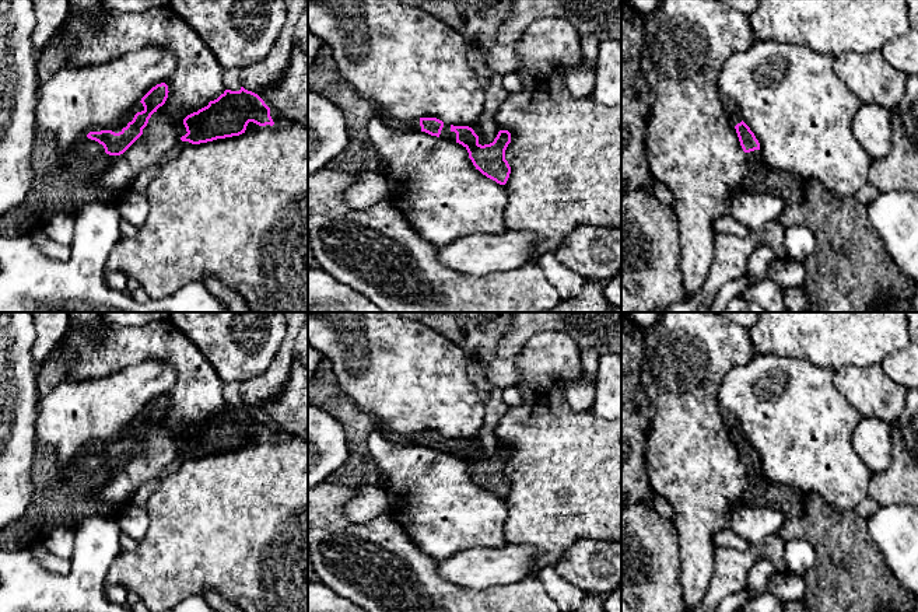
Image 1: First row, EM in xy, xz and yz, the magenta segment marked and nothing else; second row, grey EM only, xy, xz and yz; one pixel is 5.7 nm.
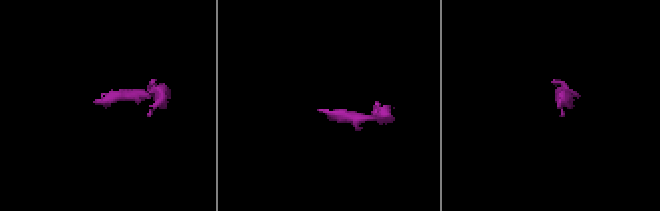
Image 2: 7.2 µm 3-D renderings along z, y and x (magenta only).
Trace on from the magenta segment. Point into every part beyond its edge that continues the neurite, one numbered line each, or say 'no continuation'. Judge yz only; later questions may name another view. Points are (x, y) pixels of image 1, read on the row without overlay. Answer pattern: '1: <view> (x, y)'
1: yz (760, 492)

